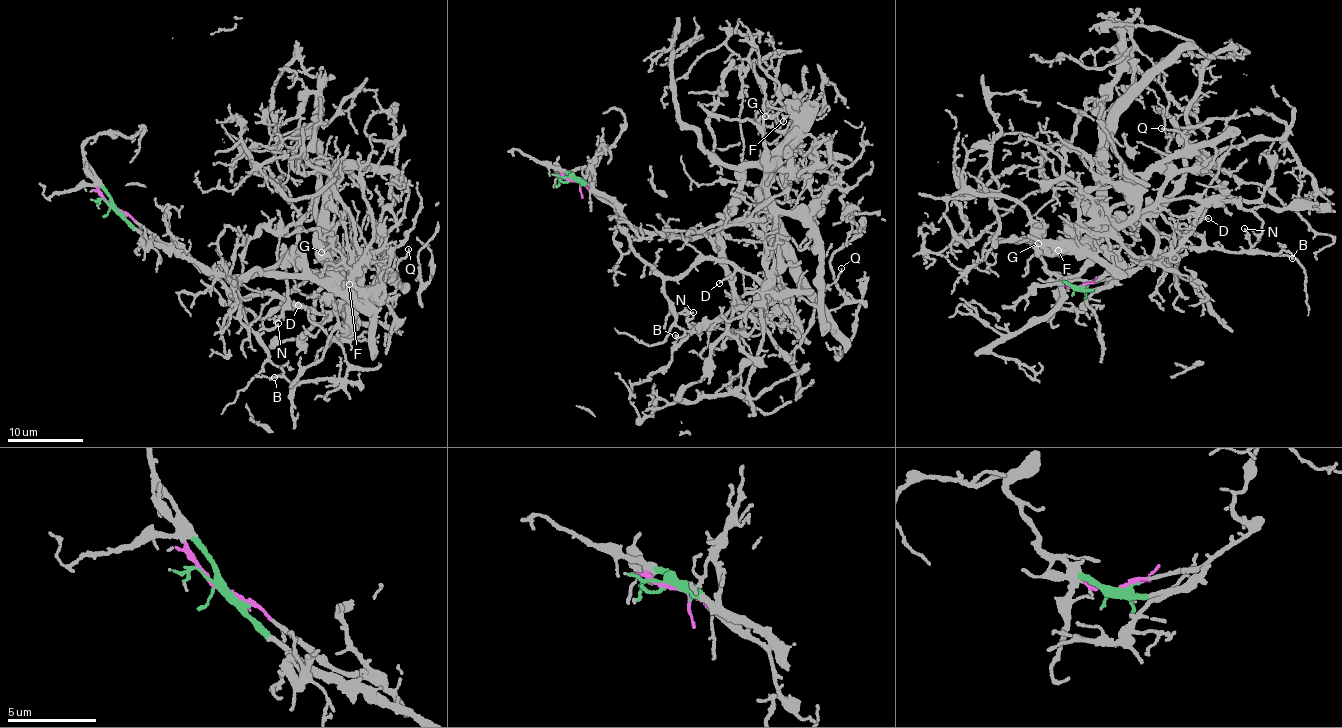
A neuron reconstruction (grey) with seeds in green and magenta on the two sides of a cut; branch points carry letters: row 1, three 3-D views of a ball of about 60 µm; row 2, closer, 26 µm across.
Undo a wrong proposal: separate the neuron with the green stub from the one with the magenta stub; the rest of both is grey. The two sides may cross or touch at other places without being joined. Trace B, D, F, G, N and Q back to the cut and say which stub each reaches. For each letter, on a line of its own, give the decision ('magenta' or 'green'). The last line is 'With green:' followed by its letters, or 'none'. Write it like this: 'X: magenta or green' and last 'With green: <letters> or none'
B: magenta
D: magenta
F: green
G: green
N: magenta
Q: green
With green: F, G, Q

